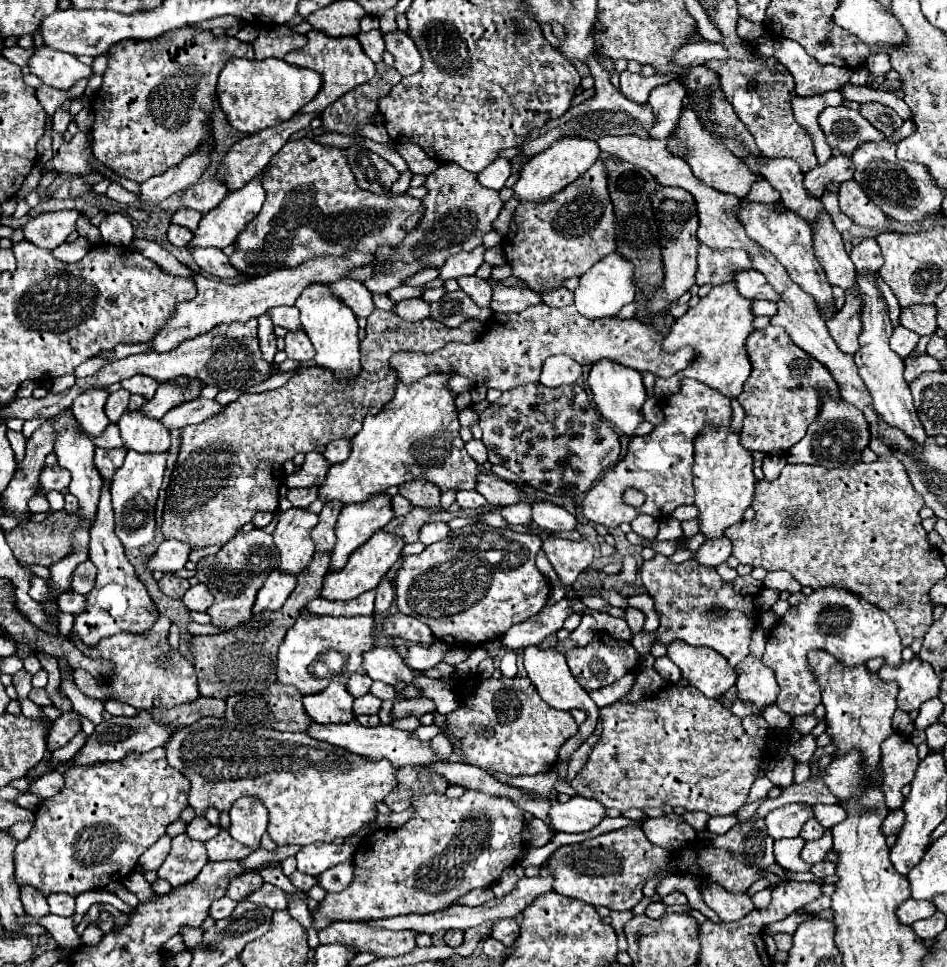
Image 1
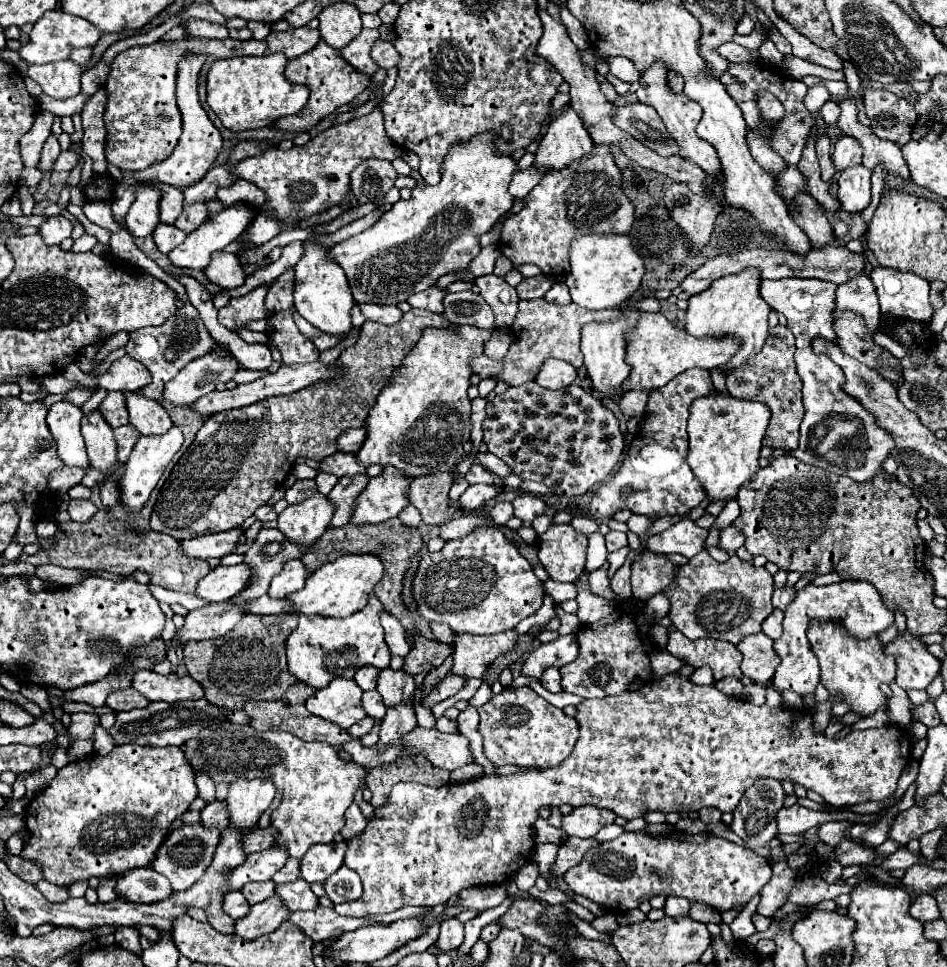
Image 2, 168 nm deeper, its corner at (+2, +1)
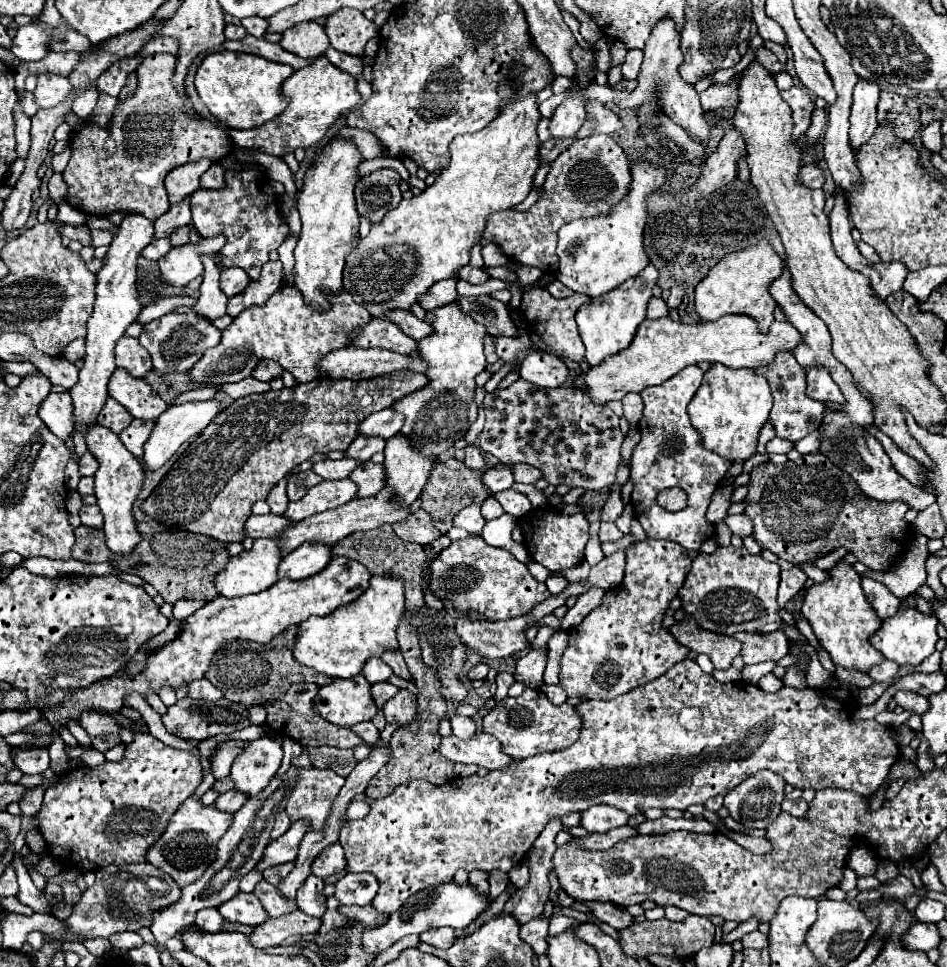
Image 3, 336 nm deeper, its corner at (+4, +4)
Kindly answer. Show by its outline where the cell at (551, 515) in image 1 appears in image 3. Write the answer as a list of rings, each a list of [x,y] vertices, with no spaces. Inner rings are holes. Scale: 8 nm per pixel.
[[[502,490],[502,492],[494,494],[494,498],[502,504],[504,512],[514,516],[514,518],[522,518],[532,510],[528,496],[520,494],[520,492],[514,492],[514,490]]]

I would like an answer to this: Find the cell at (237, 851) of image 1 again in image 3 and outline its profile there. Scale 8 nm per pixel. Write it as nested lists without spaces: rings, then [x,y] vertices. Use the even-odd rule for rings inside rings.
[[[286,812],[278,814],[278,816],[276,816],[276,824],[274,824],[272,832],[270,832],[270,840],[280,838],[280,836],[282,836],[282,834],[284,834],[288,828],[290,828],[290,818],[286,816]]]

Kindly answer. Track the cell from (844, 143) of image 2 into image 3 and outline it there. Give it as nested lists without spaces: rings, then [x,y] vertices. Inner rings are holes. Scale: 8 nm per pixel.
[[[860,80],[854,86],[854,102],[852,102],[852,112],[850,112],[850,146],[858,150],[864,146],[872,136],[874,128],[878,126],[876,122],[876,104],[878,104],[880,88],[872,82]]]

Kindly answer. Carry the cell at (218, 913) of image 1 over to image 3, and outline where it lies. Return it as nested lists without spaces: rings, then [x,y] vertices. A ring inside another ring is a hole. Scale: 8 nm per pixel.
[[[238,892],[234,898],[224,902],[218,910],[226,920],[246,926],[258,926],[268,920],[268,914],[262,908],[260,900],[254,894],[246,894],[246,892]]]

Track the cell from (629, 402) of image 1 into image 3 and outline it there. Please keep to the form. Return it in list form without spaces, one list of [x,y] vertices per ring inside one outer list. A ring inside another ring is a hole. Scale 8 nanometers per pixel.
[[[646,266],[638,276],[634,276],[634,280],[626,280],[622,288],[614,288],[614,292],[600,296],[598,300],[592,300],[590,304],[580,308],[580,312],[576,314],[576,322],[580,338],[586,346],[584,360],[590,366],[598,366],[608,356],[614,356],[630,346],[638,324],[646,318],[646,304],[652,298],[652,286],[656,284],[656,278],[658,270],[654,266]]]

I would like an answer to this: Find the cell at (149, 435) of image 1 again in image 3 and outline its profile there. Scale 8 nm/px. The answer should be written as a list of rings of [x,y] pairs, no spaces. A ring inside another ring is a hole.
[[[116,368],[110,378],[108,394],[140,420],[156,420],[168,408],[168,404],[150,388],[150,384],[144,380],[134,380],[134,376],[122,372],[120,368]]]

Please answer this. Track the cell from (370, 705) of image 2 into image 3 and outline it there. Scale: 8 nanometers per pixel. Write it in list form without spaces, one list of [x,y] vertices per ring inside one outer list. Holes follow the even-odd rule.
[[[376,682],[376,684],[372,684],[372,700],[374,700],[376,708],[382,710],[386,700],[392,698],[396,692],[398,692],[398,688],[392,686],[390,682]]]

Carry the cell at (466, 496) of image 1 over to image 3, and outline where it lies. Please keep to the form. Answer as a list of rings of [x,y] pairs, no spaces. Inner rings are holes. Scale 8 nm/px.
[[[498,464],[496,468],[490,468],[488,472],[484,472],[482,484],[486,486],[486,490],[490,494],[496,494],[496,492],[502,492],[502,490],[508,490],[514,484],[514,476],[512,476],[508,466]]]

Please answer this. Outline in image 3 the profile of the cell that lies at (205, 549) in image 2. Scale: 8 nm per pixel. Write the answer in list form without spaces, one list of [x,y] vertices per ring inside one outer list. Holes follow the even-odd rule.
[[[266,514],[266,516],[250,516],[246,520],[246,528],[244,528],[244,538],[272,538],[274,534],[278,534],[286,524],[290,524],[288,520],[284,520],[284,516],[274,516],[274,514]]]

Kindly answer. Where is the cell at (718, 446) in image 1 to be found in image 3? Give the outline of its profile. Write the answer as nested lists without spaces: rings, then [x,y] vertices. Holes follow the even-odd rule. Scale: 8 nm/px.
[[[712,364],[712,368],[708,372],[704,372],[702,386],[698,388],[698,392],[694,394],[694,398],[688,404],[688,416],[690,416],[692,426],[698,430],[700,438],[702,438],[702,446],[706,450],[720,454],[722,458],[726,458],[732,464],[746,464],[746,460],[750,460],[756,454],[758,432],[766,424],[770,408],[772,408],[772,394],[770,394],[770,386],[766,384],[766,380],[762,376],[758,376],[758,374],[754,374],[754,370],[746,370],[746,368],[732,370],[722,364]]]

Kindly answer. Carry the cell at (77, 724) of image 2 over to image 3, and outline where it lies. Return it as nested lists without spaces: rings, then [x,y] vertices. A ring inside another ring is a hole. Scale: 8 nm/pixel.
[[[82,712],[80,714],[80,726],[88,732],[92,746],[100,752],[110,750],[112,746],[120,744],[118,736],[118,722],[108,714],[98,712]]]

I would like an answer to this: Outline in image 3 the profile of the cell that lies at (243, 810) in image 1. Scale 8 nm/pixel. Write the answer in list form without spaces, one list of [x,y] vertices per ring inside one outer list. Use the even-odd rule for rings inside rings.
[[[270,738],[254,740],[244,754],[240,754],[234,764],[230,778],[234,782],[234,790],[256,796],[262,792],[270,780],[276,776],[282,762],[282,746]]]

